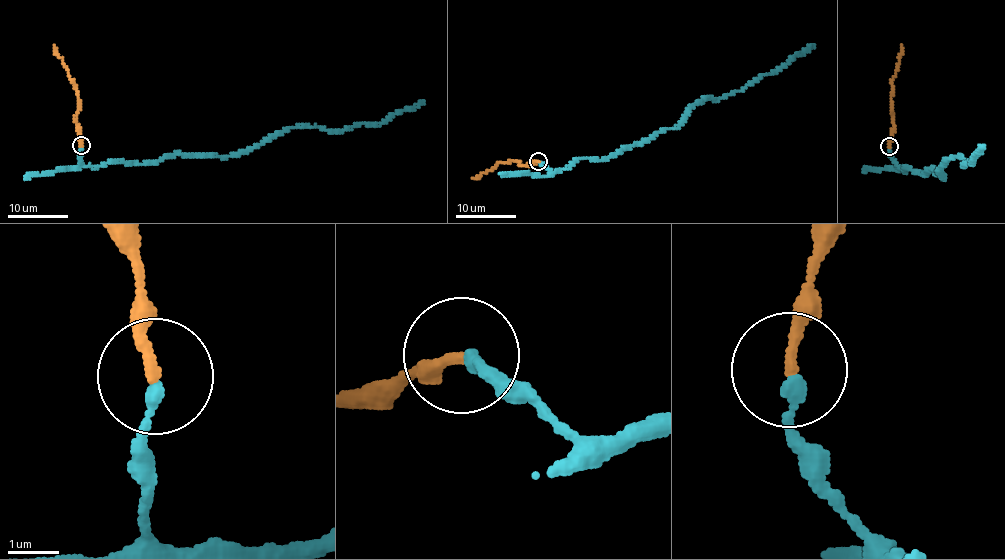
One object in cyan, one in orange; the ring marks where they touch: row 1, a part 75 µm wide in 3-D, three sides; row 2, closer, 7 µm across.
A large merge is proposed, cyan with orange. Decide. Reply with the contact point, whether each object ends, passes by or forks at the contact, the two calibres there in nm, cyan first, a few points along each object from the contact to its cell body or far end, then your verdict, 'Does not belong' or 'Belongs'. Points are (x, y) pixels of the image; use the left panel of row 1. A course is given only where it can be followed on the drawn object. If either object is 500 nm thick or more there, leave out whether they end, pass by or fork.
Place: (81, 145). At the ring cyan ends. At the ring orange ends. Thickness 240 nm (cyan) against 200 nm. Course of cyan: (82, 145), (82, 165), (241, 154), (280, 132), (376, 123), (424, 100). Course of orange: (82, 145), (75, 119), (78, 92), (53, 44). Belongs

